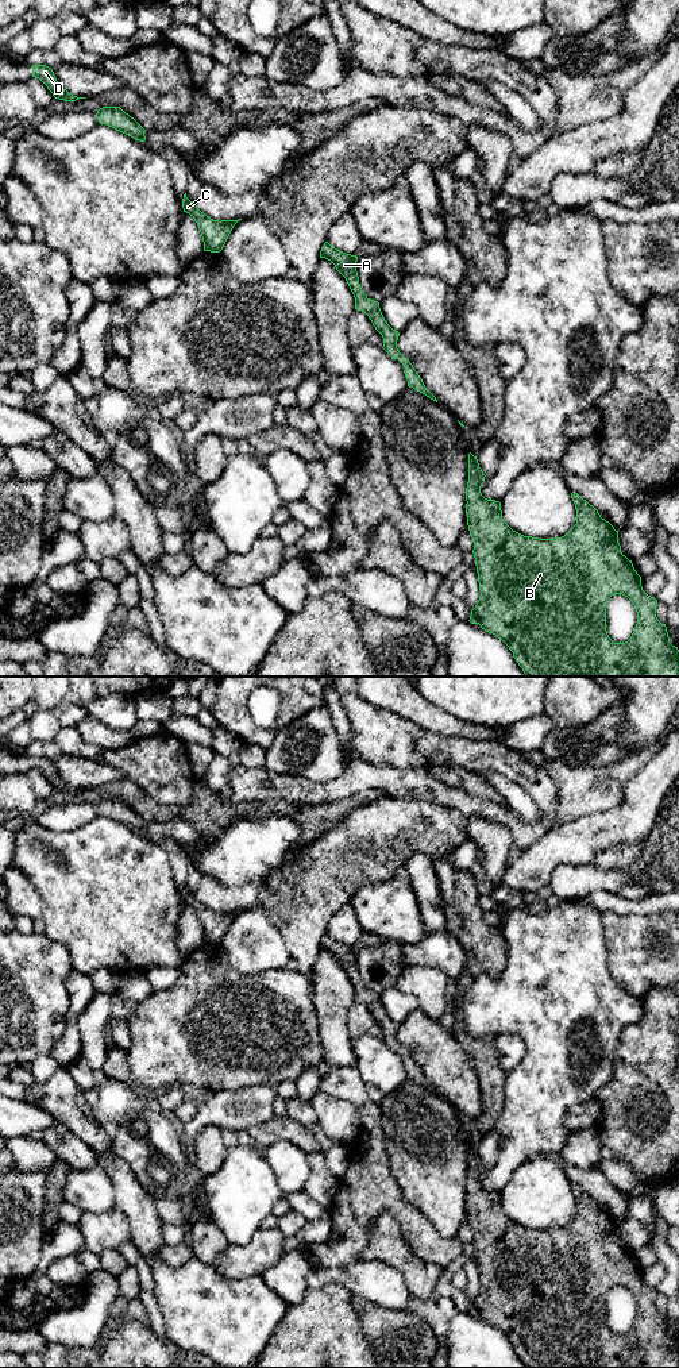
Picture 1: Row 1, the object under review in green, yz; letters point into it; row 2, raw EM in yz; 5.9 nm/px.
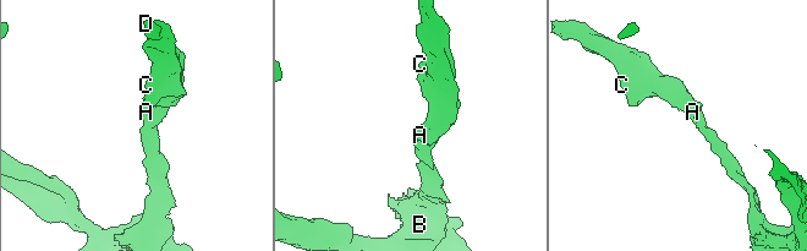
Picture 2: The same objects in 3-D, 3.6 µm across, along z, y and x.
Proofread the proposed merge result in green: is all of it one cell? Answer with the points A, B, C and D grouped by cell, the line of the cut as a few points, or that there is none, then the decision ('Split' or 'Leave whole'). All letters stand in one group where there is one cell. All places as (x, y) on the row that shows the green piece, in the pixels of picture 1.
Groups: A B C D. No split. Leave whole

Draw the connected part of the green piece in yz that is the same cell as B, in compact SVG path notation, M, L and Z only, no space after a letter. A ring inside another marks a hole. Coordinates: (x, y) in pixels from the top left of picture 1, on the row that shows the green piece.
M470 452L466 513L474 540L472 554L481 596L468 621L501 639L526 677L679 677L679 650L670 643L666 624L656 617L657 600L643 590L641 577L632 560L621 552L618 531L593 505L572 492L576 524L564 536L524 536L505 523L499 501L482 496L485 477L477 456ZM614 594L628 597L637 612L634 632L625 643L614 643L606 631L605 606Z

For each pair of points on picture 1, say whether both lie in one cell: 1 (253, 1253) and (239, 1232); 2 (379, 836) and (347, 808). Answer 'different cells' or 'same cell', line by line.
1: different cells
2: different cells

